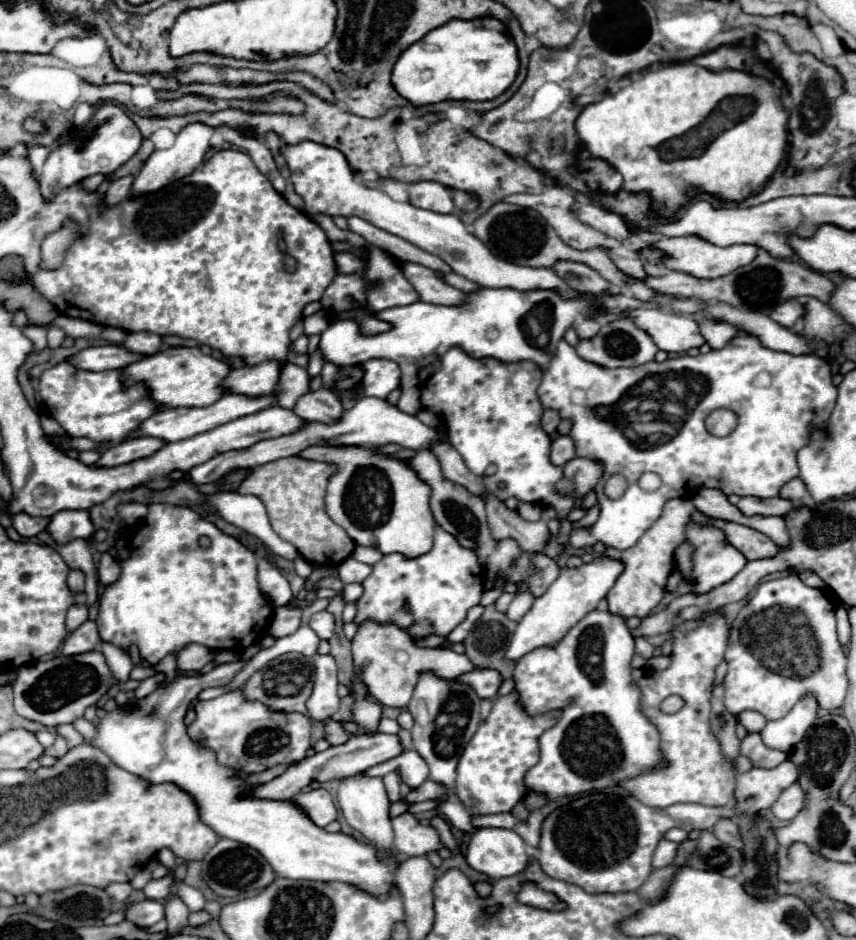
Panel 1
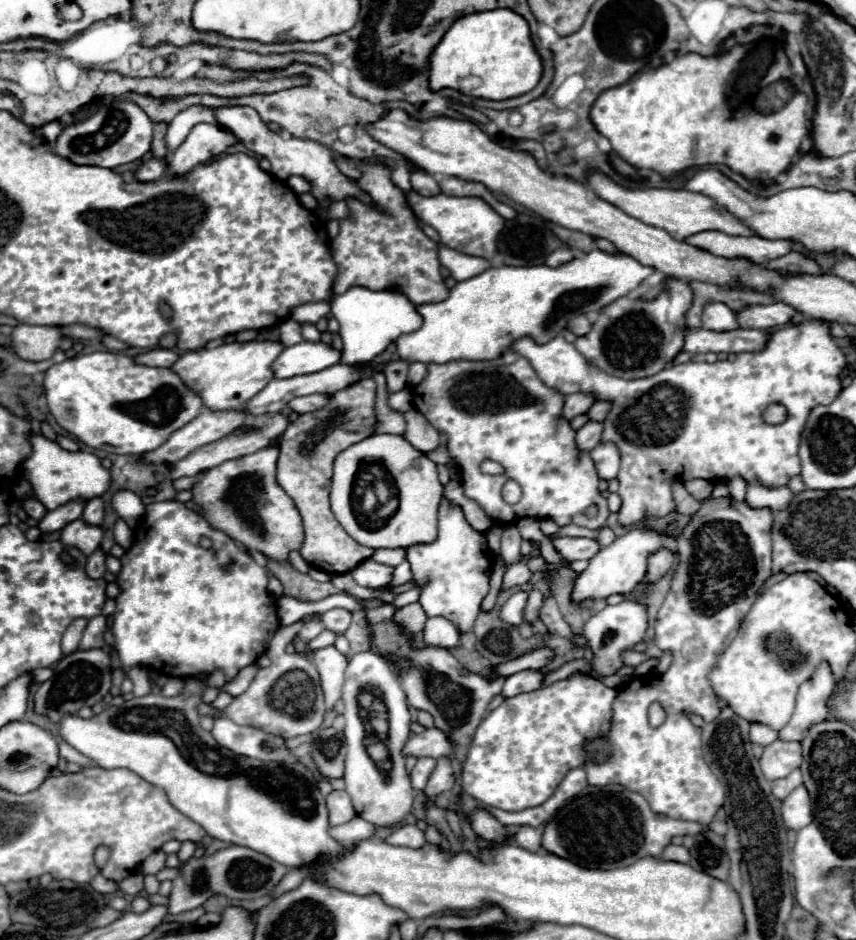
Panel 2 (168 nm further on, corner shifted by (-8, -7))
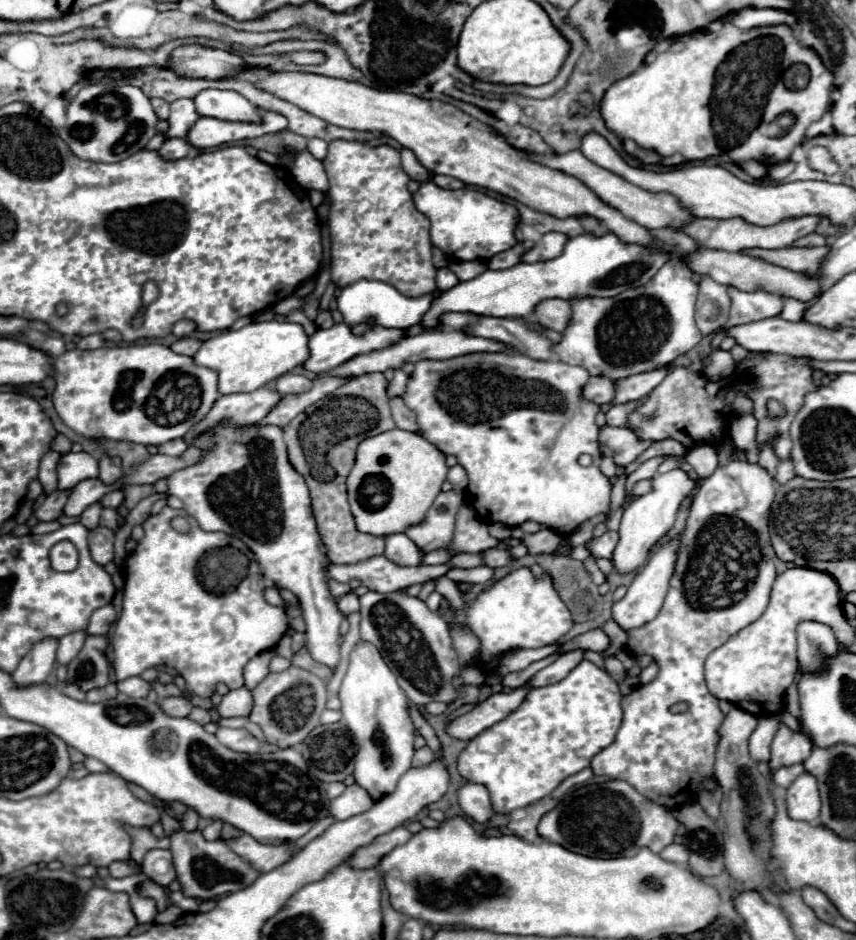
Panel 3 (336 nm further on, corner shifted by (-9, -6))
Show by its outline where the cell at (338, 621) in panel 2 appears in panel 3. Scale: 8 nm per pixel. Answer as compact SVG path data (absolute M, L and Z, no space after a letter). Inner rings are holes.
M353 591L347 593L347 595L343 595L343 597L339 599L339 609L341 609L345 615L349 615L349 613L353 613L353 611L359 611L359 595L355 595Z

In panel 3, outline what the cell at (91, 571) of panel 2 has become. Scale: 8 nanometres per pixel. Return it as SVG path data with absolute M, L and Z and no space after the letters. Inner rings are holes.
M99 525L89 531L87 539L89 539L89 551L91 551L93 559L101 565L107 565L113 559L113 541L115 541L113 531Z

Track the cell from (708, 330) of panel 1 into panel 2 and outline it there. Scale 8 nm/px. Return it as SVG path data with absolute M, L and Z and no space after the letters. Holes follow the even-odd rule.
M724 304L706 306L704 314L702 314L702 326L706 330L714 330L714 332L730 332L730 330L740 328L736 314Z

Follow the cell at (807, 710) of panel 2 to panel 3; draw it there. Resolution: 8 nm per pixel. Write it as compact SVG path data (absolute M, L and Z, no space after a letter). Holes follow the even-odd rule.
M801 621L797 625L797 657L803 671L817 663L817 647L821 647L821 651L829 651L829 655L839 649L833 629L819 621Z

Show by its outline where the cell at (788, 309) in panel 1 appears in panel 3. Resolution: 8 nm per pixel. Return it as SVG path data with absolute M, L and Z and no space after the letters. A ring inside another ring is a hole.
M729 287L729 297L731 297L731 311L729 311L729 319L723 327L725 331L735 325L775 317L781 311L781 297L775 293L761 291L761 289L739 291L735 287Z

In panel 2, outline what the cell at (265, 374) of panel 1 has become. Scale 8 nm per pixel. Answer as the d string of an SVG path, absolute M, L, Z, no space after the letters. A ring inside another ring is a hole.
M300 342L284 348L284 352L272 362L274 378L294 378L302 374L314 374L340 362L340 352L324 342Z

